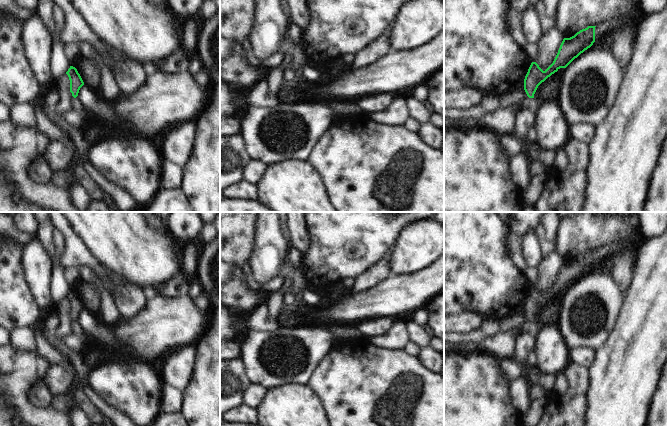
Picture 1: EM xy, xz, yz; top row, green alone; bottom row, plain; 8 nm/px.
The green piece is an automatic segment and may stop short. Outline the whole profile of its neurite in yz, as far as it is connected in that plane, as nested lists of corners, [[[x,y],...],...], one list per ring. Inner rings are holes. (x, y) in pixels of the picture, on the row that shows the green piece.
[[[588,26],[570,38],[564,38],[553,63],[543,71],[536,62],[532,62],[524,79],[524,87],[500,97],[500,108],[520,105],[529,97],[534,98],[538,86],[560,68],[566,68],[581,53],[595,42],[595,27]]]

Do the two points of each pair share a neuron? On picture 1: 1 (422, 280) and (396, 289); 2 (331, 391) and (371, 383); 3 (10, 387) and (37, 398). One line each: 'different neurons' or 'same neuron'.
1: same neuron
2: same neuron
3: different neurons

